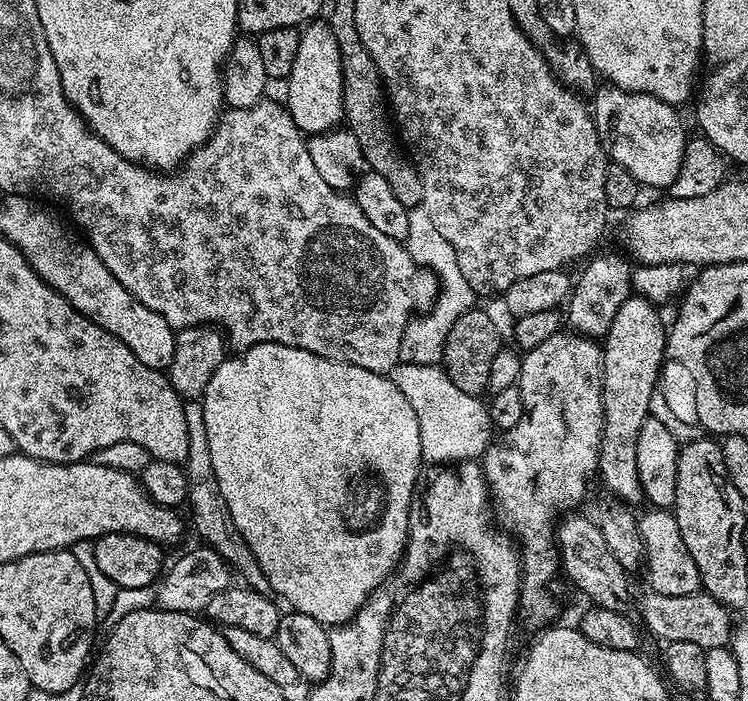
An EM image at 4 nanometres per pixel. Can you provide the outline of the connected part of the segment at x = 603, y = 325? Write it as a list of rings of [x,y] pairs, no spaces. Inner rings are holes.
[[[623,255],[594,256],[587,261],[589,264],[585,266],[584,273],[580,277],[578,275],[575,277],[574,287],[566,301],[566,309],[568,308],[566,324],[577,336],[603,338],[608,335],[614,317],[618,314],[618,306],[622,306],[622,302],[626,302],[629,296],[633,295],[634,268]]]

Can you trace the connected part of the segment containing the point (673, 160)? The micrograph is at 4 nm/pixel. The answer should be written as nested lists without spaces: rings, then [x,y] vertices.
[[[609,84],[601,85],[595,91],[593,98],[592,113],[597,131],[604,136],[607,135],[608,130],[612,129],[610,138],[608,137],[608,154],[611,161],[626,168],[643,187],[669,189],[681,170],[683,154],[685,154],[685,146],[688,141],[688,133],[686,134],[682,122],[676,114],[677,109],[652,95],[622,91],[621,88]]]

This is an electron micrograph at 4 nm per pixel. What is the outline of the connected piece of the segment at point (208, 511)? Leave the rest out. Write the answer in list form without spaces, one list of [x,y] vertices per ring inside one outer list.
[[[189,399],[184,403],[184,413],[186,414],[187,430],[190,435],[190,450],[184,463],[184,469],[187,474],[188,488],[188,504],[191,505],[194,512],[194,526],[200,537],[204,538],[203,543],[217,552],[230,566],[231,569],[238,575],[242,576],[241,580],[247,587],[254,589],[256,593],[263,596],[272,596],[273,591],[270,586],[269,579],[262,574],[262,568],[258,566],[258,560],[254,558],[253,551],[245,544],[245,539],[242,538],[241,532],[234,526],[233,518],[230,515],[230,508],[226,504],[226,500],[222,498],[221,490],[217,479],[214,475],[214,468],[210,464],[209,443],[206,437],[206,426],[204,418],[204,406],[199,399]]]

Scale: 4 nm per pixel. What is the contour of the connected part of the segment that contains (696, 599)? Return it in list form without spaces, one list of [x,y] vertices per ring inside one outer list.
[[[645,591],[644,601],[640,604],[643,627],[653,632],[660,642],[694,642],[705,651],[725,647],[731,641],[731,613],[724,605],[703,591],[694,594],[658,594]]]

